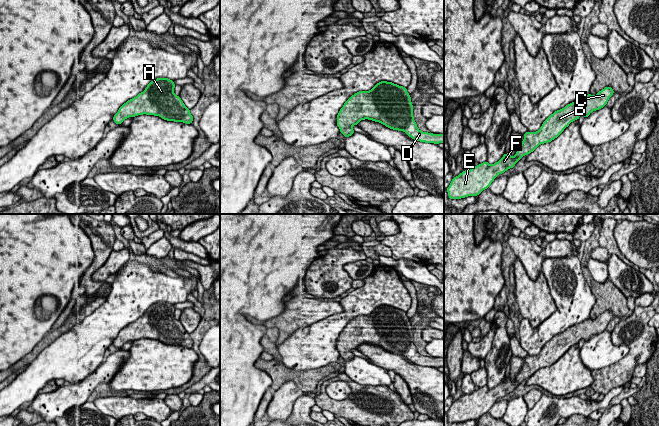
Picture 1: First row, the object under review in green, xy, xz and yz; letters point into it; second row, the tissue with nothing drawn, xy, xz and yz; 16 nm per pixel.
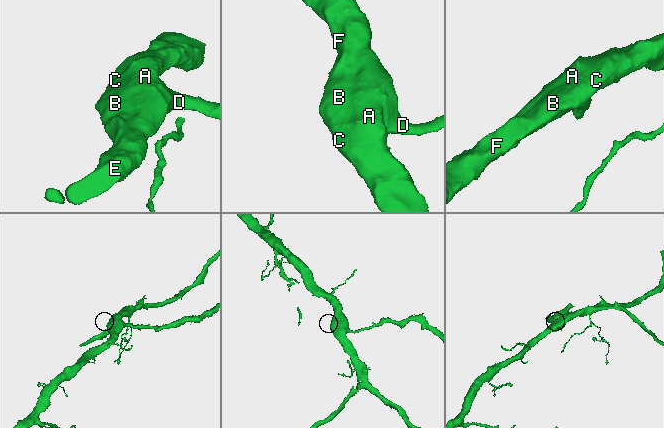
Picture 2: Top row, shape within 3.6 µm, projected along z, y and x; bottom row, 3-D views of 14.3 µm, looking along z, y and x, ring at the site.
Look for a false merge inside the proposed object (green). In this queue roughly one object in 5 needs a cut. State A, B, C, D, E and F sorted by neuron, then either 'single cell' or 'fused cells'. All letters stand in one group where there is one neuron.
groups A B C D E F; single cell

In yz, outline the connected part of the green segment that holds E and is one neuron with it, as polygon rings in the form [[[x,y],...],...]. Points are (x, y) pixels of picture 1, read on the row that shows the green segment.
[[[607,86],[594,96],[588,94],[584,98],[575,100],[555,111],[543,122],[538,131],[527,131],[523,134],[524,139],[514,157],[510,155],[510,152],[504,153],[503,157],[492,165],[485,161],[454,177],[447,188],[448,197],[461,199],[468,196],[478,196],[483,190],[489,188],[499,174],[513,168],[523,156],[533,152],[539,145],[557,138],[571,122],[578,120],[581,115],[586,118],[591,112],[606,106],[613,94],[613,89]]]

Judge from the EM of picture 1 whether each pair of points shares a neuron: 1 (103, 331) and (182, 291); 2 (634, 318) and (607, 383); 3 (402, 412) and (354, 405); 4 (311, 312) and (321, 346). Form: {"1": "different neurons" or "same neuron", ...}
{"1": "same neuron", "2": "same neuron", "3": "same neuron", "4": "different neurons"}

